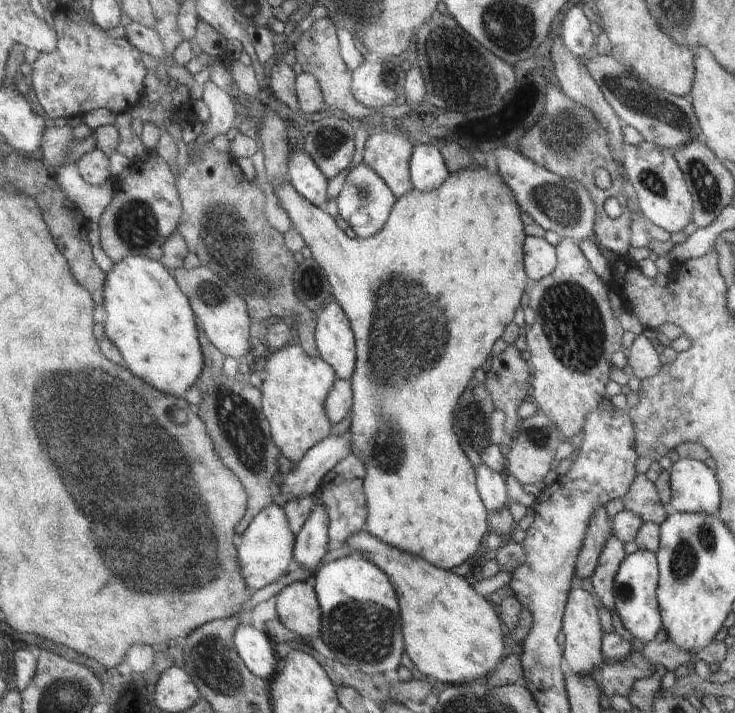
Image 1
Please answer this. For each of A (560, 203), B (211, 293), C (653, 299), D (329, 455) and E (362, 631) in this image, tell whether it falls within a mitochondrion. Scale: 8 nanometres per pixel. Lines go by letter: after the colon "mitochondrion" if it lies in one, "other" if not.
A: mitochondrion
B: mitochondrion
C: other
D: other
E: mitochondrion

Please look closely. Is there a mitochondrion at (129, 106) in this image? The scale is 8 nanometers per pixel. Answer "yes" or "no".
no

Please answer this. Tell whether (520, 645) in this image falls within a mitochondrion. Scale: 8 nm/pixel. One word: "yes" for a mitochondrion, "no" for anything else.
no

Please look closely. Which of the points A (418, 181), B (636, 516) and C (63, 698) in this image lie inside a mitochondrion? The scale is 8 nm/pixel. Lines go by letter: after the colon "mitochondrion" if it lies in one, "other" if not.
A: other
B: other
C: mitochondrion

